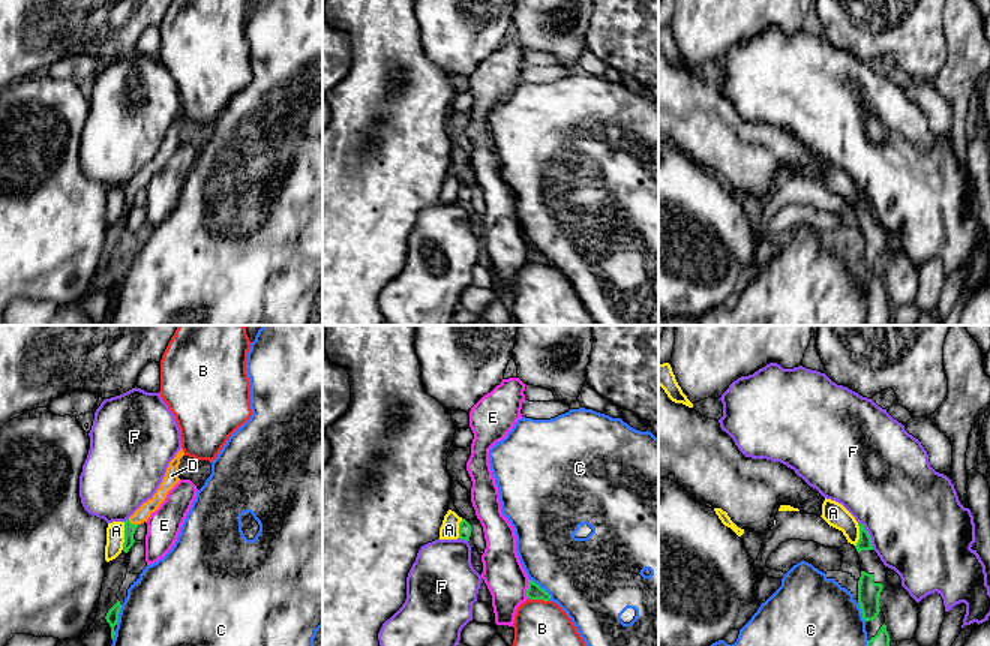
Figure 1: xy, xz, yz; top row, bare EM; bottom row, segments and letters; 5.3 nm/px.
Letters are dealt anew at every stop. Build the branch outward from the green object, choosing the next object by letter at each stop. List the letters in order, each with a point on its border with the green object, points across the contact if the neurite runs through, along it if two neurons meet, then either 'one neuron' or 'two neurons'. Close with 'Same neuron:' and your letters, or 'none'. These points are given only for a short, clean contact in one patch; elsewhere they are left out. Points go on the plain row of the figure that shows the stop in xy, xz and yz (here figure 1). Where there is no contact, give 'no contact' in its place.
A: meets green in xy at (125, 200); border along xy (125, 186), (122, 213); two neurons
B: meets green in xz at (539, 263); two neurons
C: meets green in xz at (540, 252); two neurons
D: meets green in xy at (131, 188); runs through xy (129, 194), (131, 188), (143, 177); one neuron
E: meets green in xz at (527, 254); two neurons
F: meets green in yz at (869, 200); border along yz (858, 186), (867, 197), (873, 213); two neurons
Same neuron: D

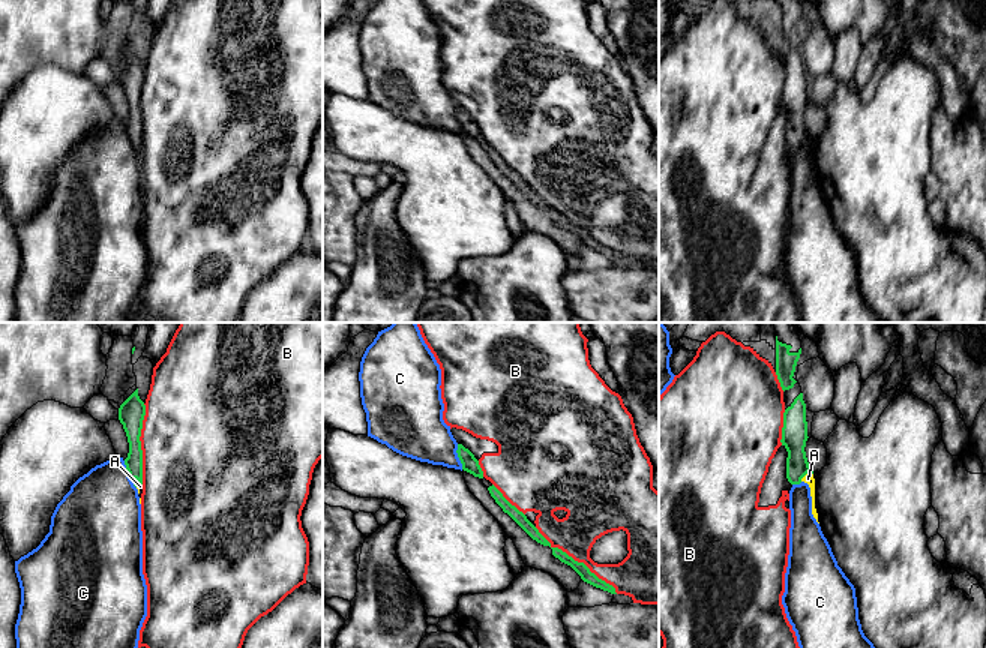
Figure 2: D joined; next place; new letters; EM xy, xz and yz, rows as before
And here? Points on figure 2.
A: meets green in yz at (806, 137); one neuron
B: meets green in xz at (577, 225); two neurons
C: meets green in xy at (129, 138); border along xy (123, 125), (135, 152); two neurons
Same neuron: A

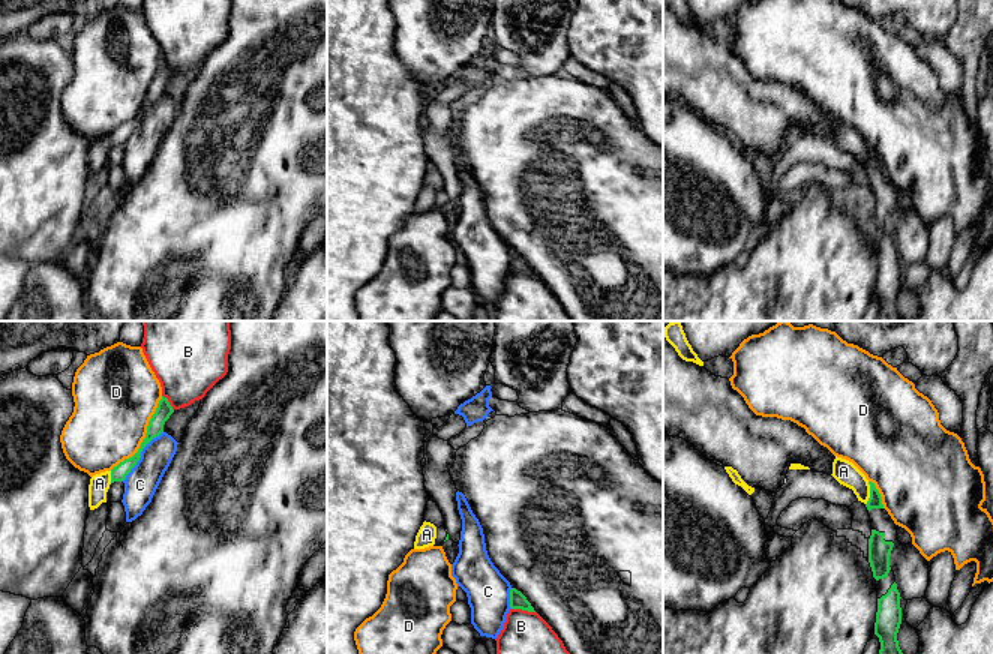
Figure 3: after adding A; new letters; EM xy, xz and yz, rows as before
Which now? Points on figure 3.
A: meets green in yz at (870, 158); border along yz (869, 146), (869, 164), (866, 168); two neurons
B: meets green in xz at (524, 273); two neurons
C: meets green in xy at (140, 119); two neurons
D: meets green in xy at (146, 101); two neurons
Same neuron: none

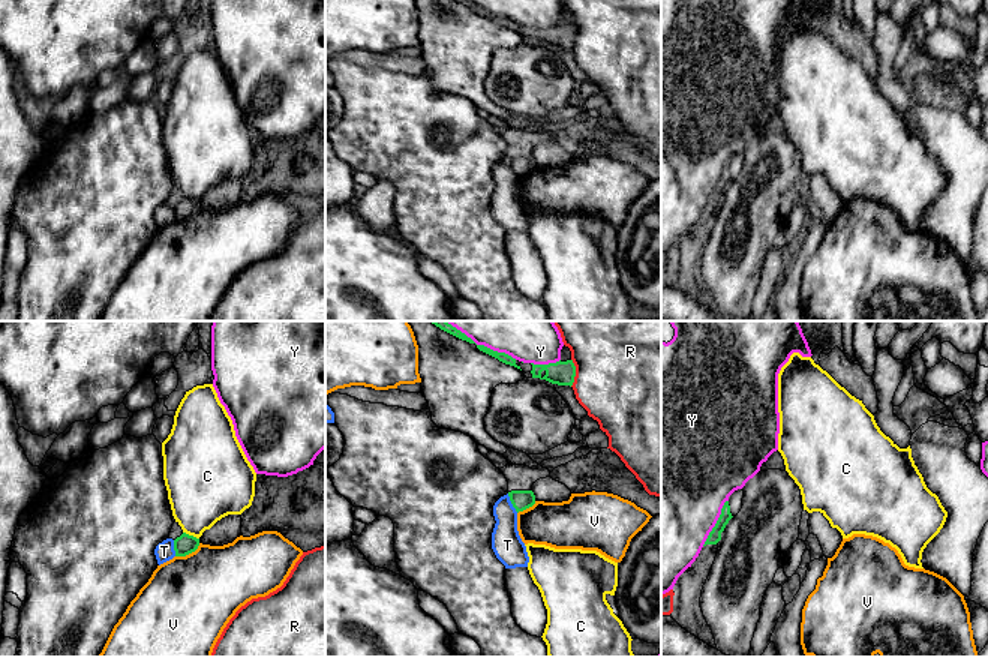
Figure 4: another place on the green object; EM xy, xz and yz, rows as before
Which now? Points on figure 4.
C: meets green in xy at (191, 200); two neurons
R: meets green in xz at (574, 36); two neurons
T: meets green in xz at (511, 167); two neurons
V: meets green in xy at (188, 218); two neurons
Y: meets green in xz at (492, 14); two neurons
Same neuron: none

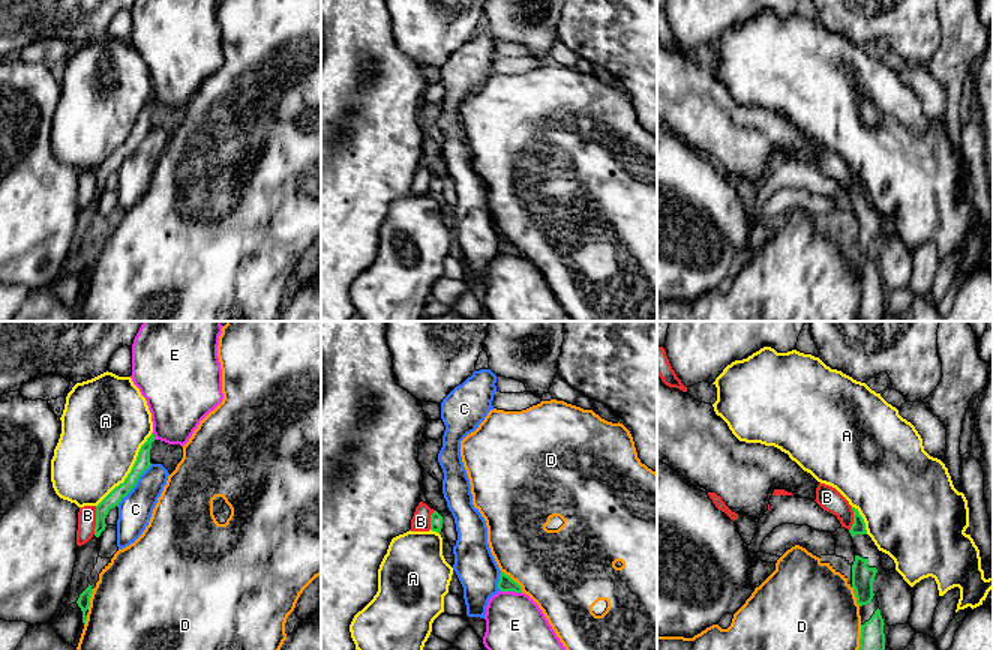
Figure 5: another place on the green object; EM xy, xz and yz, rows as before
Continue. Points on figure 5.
A: meets green in xy at (131, 134); two neurons
B: meets green in xy at (96, 183); border along xy (96, 170), (93, 197); two neurons
C: meets green in xy at (135, 147); two neurons
D: meets green in xz at (512, 243); two neurons
E: meets green in xz at (510, 254); two neurons
Same neuron: none

